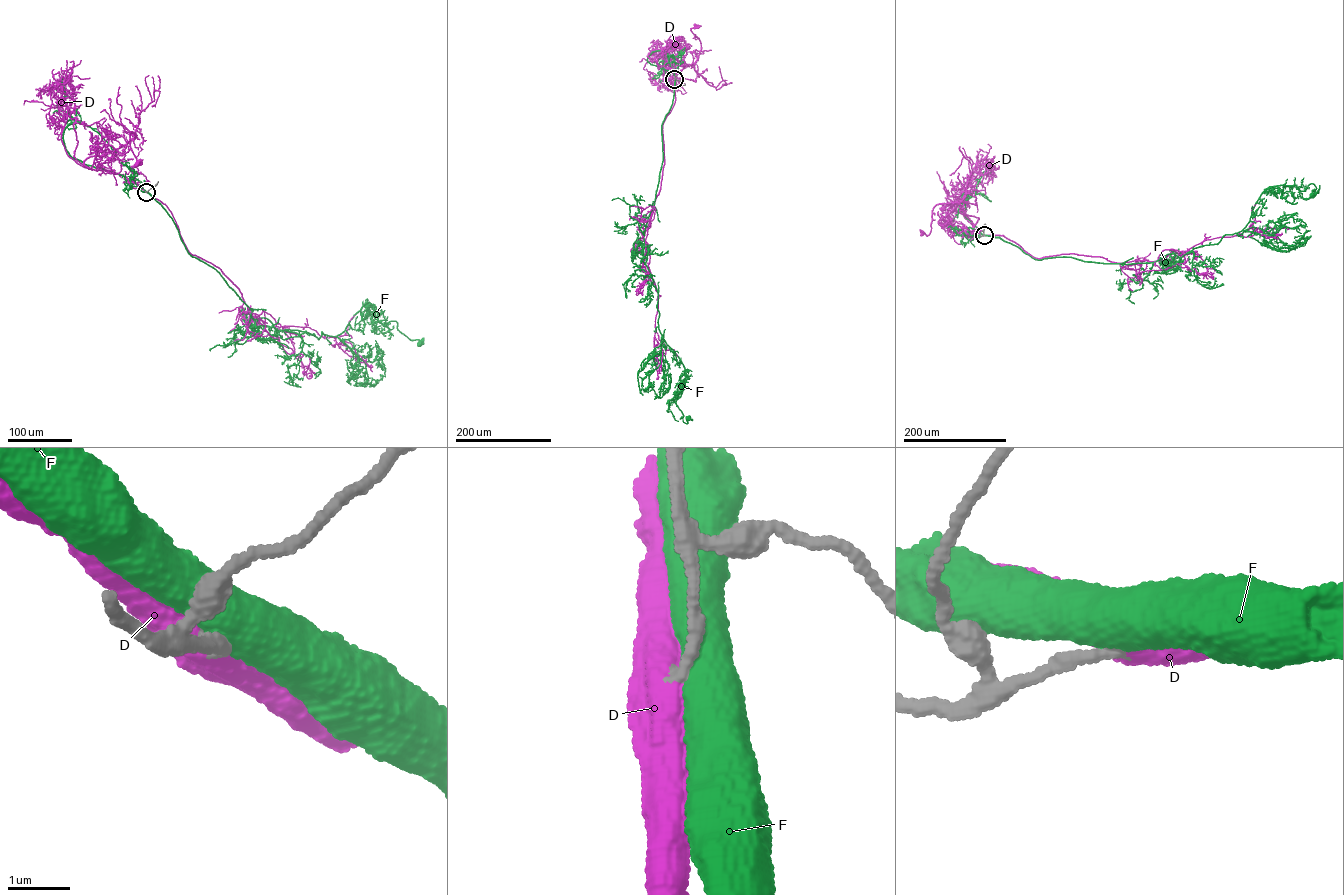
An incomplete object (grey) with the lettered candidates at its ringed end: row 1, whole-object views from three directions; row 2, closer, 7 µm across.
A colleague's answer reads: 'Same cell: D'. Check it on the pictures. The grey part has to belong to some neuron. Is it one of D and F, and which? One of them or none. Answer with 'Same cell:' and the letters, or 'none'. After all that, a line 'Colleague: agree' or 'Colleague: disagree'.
Same cell: D
Colleague: agree

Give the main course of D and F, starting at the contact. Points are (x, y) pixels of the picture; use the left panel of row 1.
D: (146, 192), (123, 175), (93, 170), (84, 161), (126, 145), (135, 136), (131, 131), (133, 167), (137, 164)
F: (146, 192), (190, 254), (218, 272), (254, 319), (334, 336), (368, 302), (379, 322), (395, 321), (420, 343)

